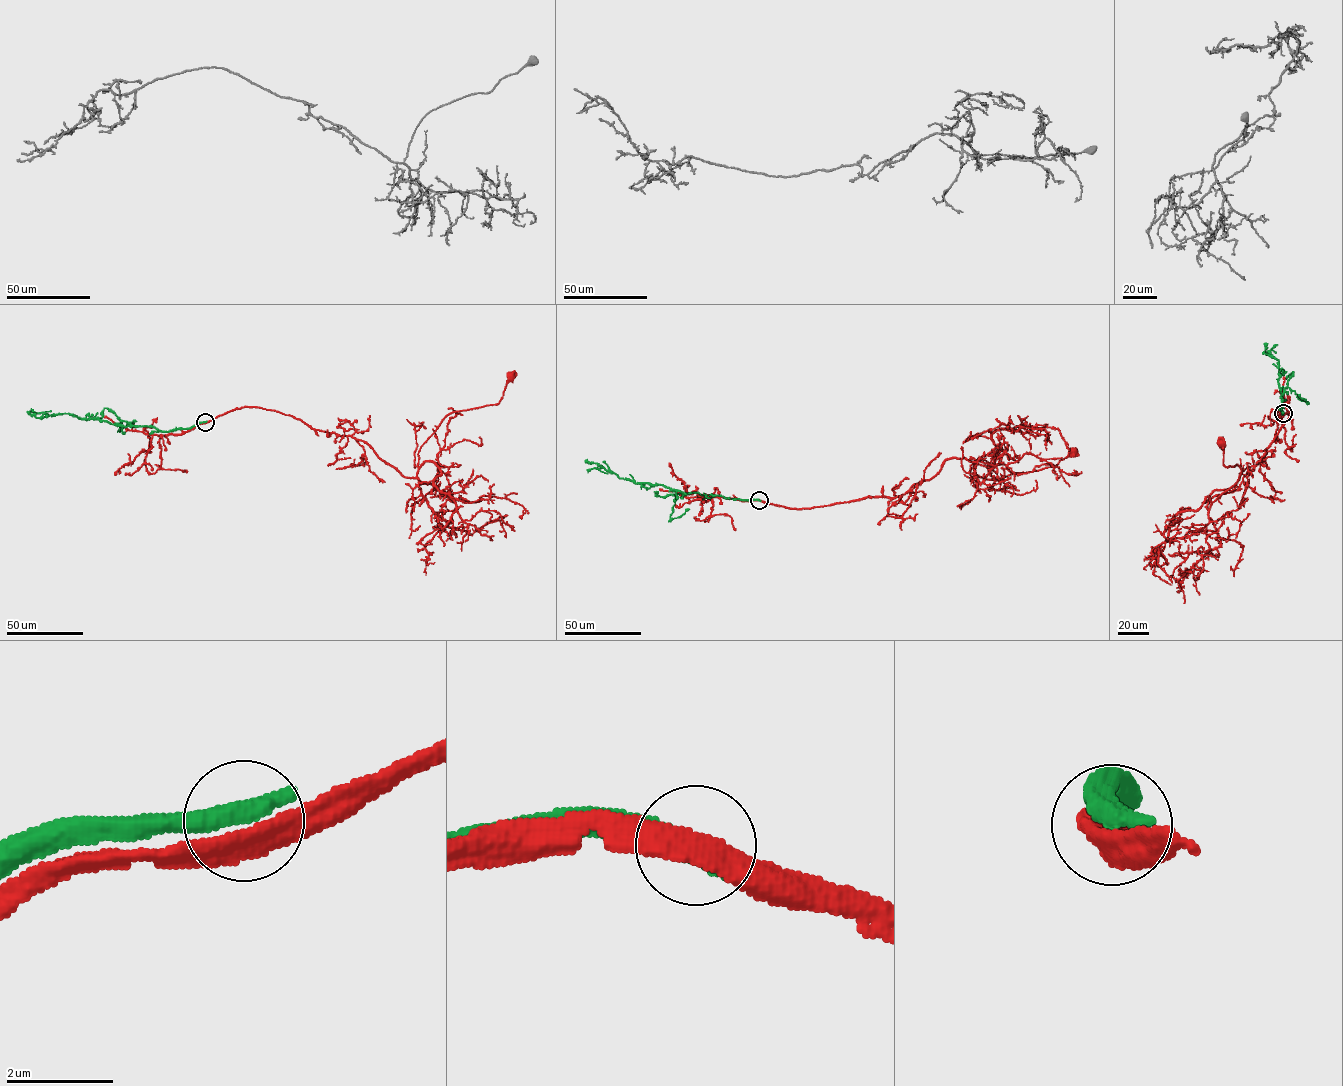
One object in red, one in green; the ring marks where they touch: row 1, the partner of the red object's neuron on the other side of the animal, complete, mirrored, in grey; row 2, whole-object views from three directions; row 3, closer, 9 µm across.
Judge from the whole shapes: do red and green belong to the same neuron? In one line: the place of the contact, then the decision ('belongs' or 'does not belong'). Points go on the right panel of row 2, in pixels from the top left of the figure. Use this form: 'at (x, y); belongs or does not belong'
at (1283, 413); does not belong

